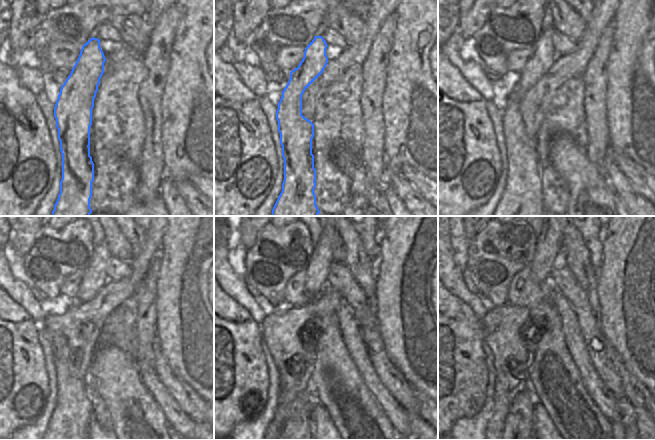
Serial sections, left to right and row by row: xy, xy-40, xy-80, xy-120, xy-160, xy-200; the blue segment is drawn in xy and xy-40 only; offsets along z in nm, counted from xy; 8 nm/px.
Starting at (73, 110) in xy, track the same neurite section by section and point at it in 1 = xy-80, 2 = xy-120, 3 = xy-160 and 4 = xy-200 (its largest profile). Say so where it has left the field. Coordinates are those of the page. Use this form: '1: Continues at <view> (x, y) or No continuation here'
1: Continues at xy-80 (522, 195)
2: Continues at xy-120 (73, 412)
3: Continues at xy-160 (317, 270)
4: Continues at xy-200 (548, 243).

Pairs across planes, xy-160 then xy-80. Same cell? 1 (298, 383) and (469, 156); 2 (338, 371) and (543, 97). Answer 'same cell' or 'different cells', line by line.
1: different cells
2: different cells

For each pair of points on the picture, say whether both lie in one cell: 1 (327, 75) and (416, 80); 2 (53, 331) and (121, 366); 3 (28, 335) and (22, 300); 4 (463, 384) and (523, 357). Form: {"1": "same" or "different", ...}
{"1": "different", "2": "different", "3": "different", "4": "different"}

